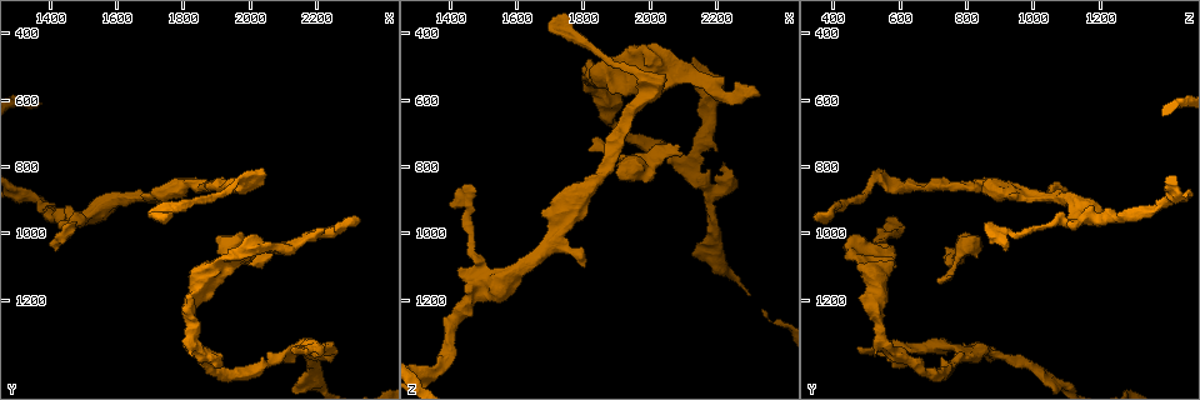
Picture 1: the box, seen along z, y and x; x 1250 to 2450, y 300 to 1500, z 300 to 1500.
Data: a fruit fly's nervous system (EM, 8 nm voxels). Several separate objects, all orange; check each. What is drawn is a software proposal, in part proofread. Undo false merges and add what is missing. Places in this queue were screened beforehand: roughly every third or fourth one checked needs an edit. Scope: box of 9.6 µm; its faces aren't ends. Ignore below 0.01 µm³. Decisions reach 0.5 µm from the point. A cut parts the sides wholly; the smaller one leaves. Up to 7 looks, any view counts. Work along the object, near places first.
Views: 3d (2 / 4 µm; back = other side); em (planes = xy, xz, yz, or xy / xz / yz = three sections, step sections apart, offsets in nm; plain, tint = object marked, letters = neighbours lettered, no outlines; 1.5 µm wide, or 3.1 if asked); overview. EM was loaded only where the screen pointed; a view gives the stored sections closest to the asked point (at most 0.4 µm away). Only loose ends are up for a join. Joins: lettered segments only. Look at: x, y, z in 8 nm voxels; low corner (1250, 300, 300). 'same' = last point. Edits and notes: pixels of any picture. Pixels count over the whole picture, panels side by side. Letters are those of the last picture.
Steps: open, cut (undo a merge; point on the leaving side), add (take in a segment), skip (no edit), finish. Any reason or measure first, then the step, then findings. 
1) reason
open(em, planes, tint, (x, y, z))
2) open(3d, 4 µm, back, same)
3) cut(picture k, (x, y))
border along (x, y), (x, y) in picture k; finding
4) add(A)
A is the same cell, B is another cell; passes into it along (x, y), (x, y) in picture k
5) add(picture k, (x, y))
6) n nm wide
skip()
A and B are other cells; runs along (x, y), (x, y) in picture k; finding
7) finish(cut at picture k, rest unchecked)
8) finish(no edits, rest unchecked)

abrupt turn
open(3d, 4 µm, (1740, 870, 910))

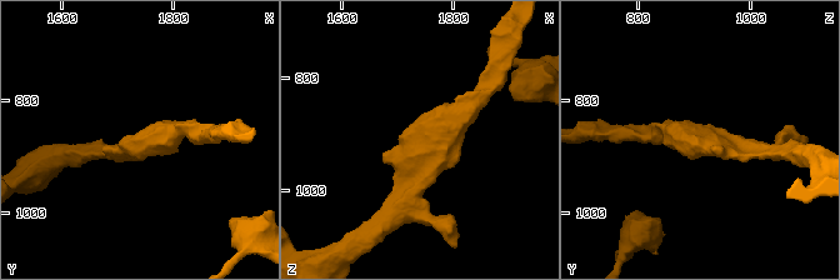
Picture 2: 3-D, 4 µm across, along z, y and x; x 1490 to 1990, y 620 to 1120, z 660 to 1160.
arms of 200, 340 nm
open(em, planes, letters, (1740, 880, 920))

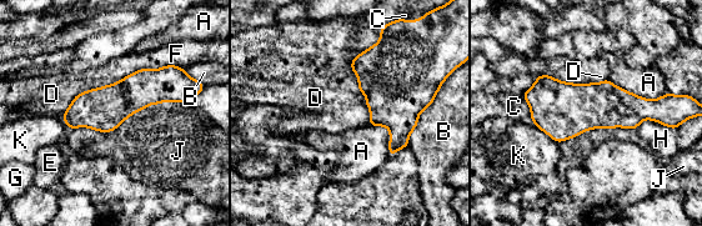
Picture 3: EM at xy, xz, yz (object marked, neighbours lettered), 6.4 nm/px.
skip()
A, B, C, D, E, F, G, H, J and K are other cells; border along (106, 84), (80, 91), (61, 116) in picture 3; continuous, no second cell

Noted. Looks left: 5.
branch stops here
open(em, xy, step 8, letters, (2100, 1040, 760))

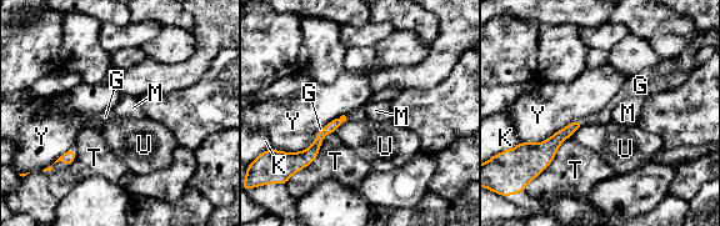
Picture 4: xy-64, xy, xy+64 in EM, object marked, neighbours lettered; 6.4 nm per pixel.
cut it another way
open(em, planes, letters, same)

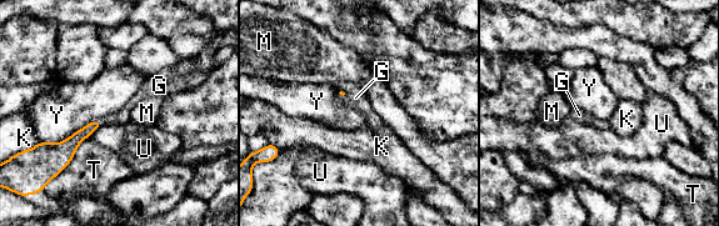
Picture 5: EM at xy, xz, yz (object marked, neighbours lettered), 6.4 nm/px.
add(G)
G is the same cell, K, M, T, U and Y are other cells; passes into it along (69, 146), (99, 121), (123, 116) in picture 5; the cell continues

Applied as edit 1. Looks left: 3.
free end
open(3d, 4 µm, (1960, 1070, 440))

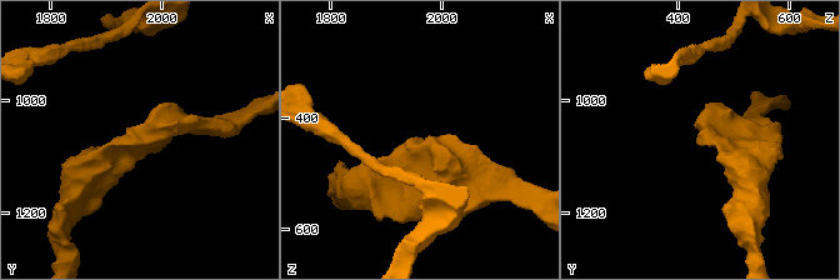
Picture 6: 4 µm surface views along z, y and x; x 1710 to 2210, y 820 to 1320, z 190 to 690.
need the tissue
open(em, xz, step 4, letters, (1955, 1080, 440))

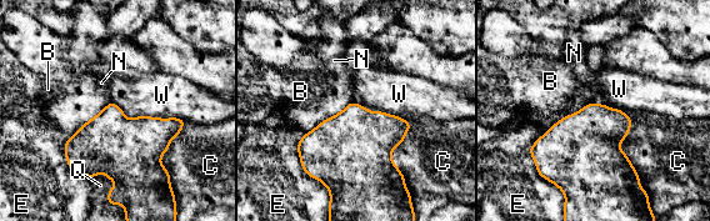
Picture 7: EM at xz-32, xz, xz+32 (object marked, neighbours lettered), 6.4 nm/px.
open(em, planes, letters, same)

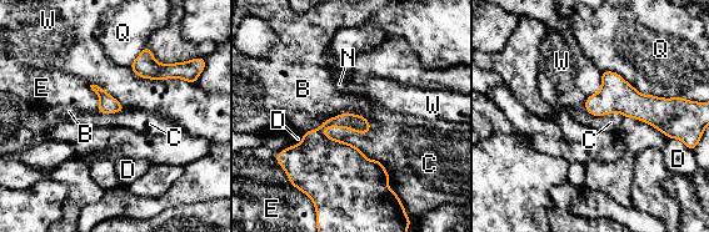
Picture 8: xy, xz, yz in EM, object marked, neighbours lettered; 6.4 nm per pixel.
skip()
B, C, D, E, N, Q and W are other cells; border along (323, 120), (359, 114), (372, 127) in picture 8; none of them fits

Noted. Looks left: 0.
finish(add at picture 5, rest unchecked)

